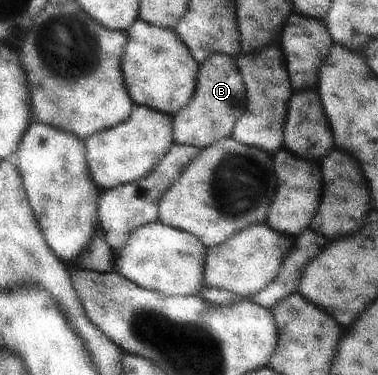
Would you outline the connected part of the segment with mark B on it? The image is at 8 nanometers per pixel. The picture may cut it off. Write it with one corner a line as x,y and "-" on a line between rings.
223,53
210,55
203,62
203,75
199,75
199,95
195,103
179,111
174,119
176,144
187,144
200,149
235,135
238,121
247,113
247,89
236,55

